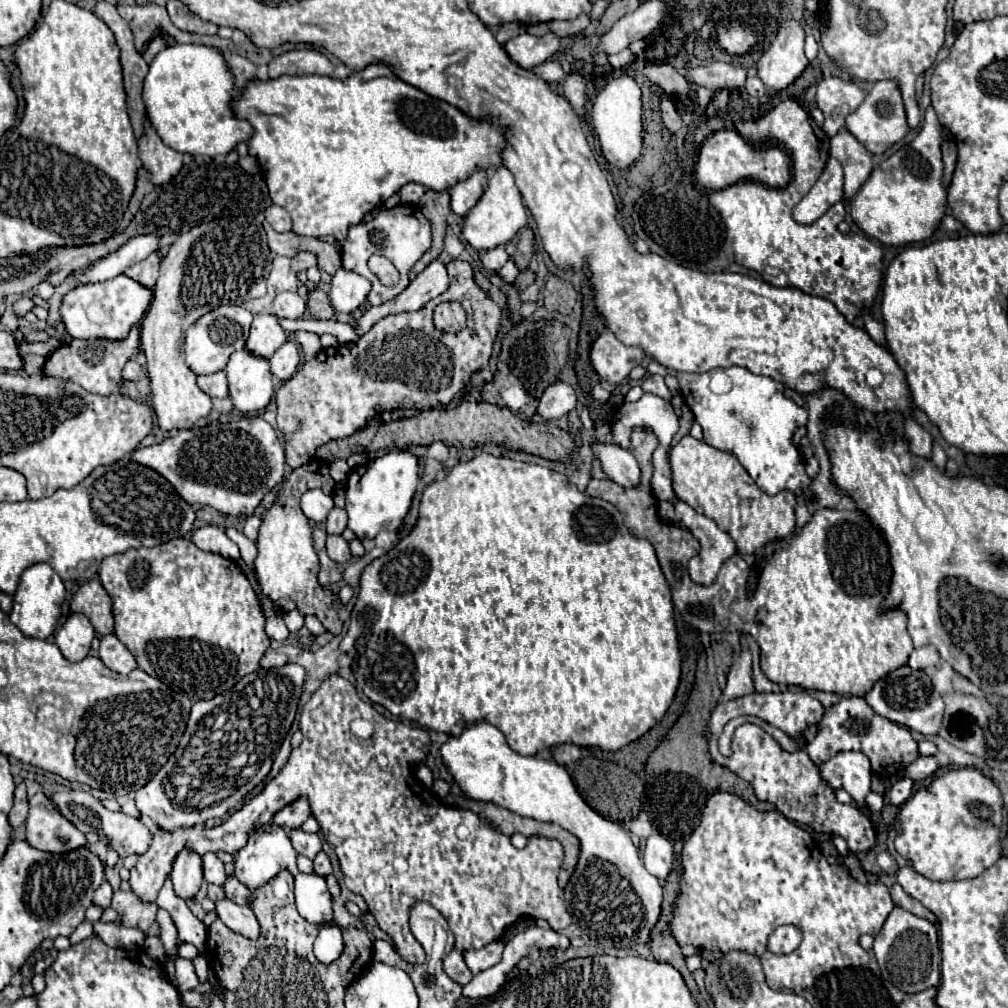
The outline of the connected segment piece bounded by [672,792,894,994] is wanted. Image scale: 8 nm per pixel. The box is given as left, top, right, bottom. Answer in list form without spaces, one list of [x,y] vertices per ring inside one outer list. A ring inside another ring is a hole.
[[[716,792],[708,798],[700,826],[684,844],[682,866],[684,874],[672,922],[678,944],[694,944],[704,950],[718,948],[720,952],[746,950],[758,954],[772,990],[794,990],[800,994],[810,988],[818,976],[833,969],[866,966],[870,956],[860,948],[858,936],[880,932],[894,908],[890,890],[884,884],[858,884],[844,866],[830,866],[812,836],[778,810],[758,812],[742,798],[728,792]],[[782,924],[798,926],[804,934],[802,944],[788,956],[764,956],[770,932]]]

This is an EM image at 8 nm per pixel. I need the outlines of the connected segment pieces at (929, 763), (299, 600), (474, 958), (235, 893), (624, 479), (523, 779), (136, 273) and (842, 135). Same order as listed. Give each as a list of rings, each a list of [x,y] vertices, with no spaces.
[[[928,756],[928,758],[918,758],[916,762],[908,764],[906,770],[904,770],[904,774],[910,776],[914,782],[918,782],[918,780],[924,780],[924,778],[936,774],[938,768],[940,768],[940,766],[938,766],[936,758],[934,758],[934,756]]]
[[[312,460],[292,470],[284,478],[276,494],[274,506],[268,508],[262,518],[262,526],[258,534],[258,556],[254,560],[254,574],[262,594],[276,604],[278,612],[300,610],[306,616],[314,614],[328,632],[338,636],[342,632],[342,620],[334,610],[334,594],[318,584],[320,562],[312,546],[312,528],[298,504],[300,496],[306,490],[324,488],[324,486],[325,489],[330,489],[334,486],[334,480],[330,478],[328,464],[322,460]]]
[[[496,940],[496,942],[486,944],[486,946],[480,948],[480,950],[466,952],[464,960],[466,960],[468,968],[472,970],[472,974],[478,974],[478,972],[482,972],[482,970],[488,970],[488,968],[496,966],[496,962],[500,962],[500,958],[502,958],[502,948],[504,948],[504,944],[502,944],[500,940]]]
[[[228,876],[222,888],[224,888],[224,894],[226,894],[228,900],[232,900],[240,906],[250,904],[250,890],[242,882],[238,882],[234,876]]]
[[[598,442],[594,444],[594,452],[612,482],[624,488],[636,488],[640,484],[642,470],[632,452],[620,448],[618,444],[598,444]]]
[[[488,722],[472,724],[460,736],[448,736],[448,740],[440,746],[440,754],[446,770],[450,772],[450,776],[456,780],[456,784],[468,798],[480,800],[480,802],[492,802],[524,818],[558,824],[580,840],[580,858],[574,874],[570,876],[564,888],[564,896],[566,896],[568,912],[572,914],[572,924],[582,932],[582,938],[586,944],[602,946],[602,948],[648,946],[650,932],[654,930],[662,910],[662,884],[656,876],[652,876],[644,868],[640,860],[640,852],[632,844],[630,834],[620,824],[600,816],[584,802],[568,770],[562,764],[554,760],[544,760],[538,756],[526,756],[526,758],[520,756],[508,746],[504,734]]]
[[[150,254],[146,260],[130,266],[126,270],[126,276],[140,282],[142,286],[148,286],[152,290],[156,286],[156,280],[158,280],[158,266],[160,266],[160,256]]]
[[[840,130],[830,140],[830,156],[844,168],[844,194],[852,198],[872,172],[872,154],[848,130]]]

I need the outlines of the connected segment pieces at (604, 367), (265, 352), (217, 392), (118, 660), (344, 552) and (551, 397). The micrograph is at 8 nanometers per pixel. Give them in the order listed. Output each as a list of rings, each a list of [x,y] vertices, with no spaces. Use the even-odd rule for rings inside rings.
[[[608,328],[590,346],[590,364],[600,382],[618,386],[628,380],[632,368],[642,364],[644,350],[622,344]]]
[[[256,314],[246,350],[258,358],[270,358],[286,342],[286,332],[280,328],[274,314]]]
[[[216,372],[216,374],[208,374],[208,376],[198,376],[198,388],[202,392],[206,392],[208,396],[216,396],[216,398],[226,398],[228,396],[228,386],[226,386],[226,374],[224,372]]]
[[[114,634],[100,638],[98,656],[104,662],[104,666],[108,666],[110,670],[118,674],[130,674],[138,666],[136,658],[128,652],[128,648]]]
[[[328,536],[326,550],[328,550],[328,556],[336,562],[348,562],[352,558],[348,542],[342,536]]]
[[[554,382],[552,386],[548,386],[548,390],[544,390],[542,398],[540,398],[540,406],[538,406],[538,414],[546,420],[552,418],[562,418],[564,414],[572,412],[576,408],[576,392],[572,386],[568,386],[566,382]]]

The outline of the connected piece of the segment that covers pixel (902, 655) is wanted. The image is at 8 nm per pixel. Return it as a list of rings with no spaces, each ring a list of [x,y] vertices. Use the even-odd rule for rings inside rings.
[[[820,508],[782,550],[772,554],[751,597],[744,586],[738,588],[738,598],[730,608],[730,632],[747,632],[758,640],[762,670],[776,684],[864,696],[876,680],[904,666],[912,652],[912,638],[906,630],[908,616],[900,608],[882,610],[890,580],[890,550],[878,526],[862,510]]]

